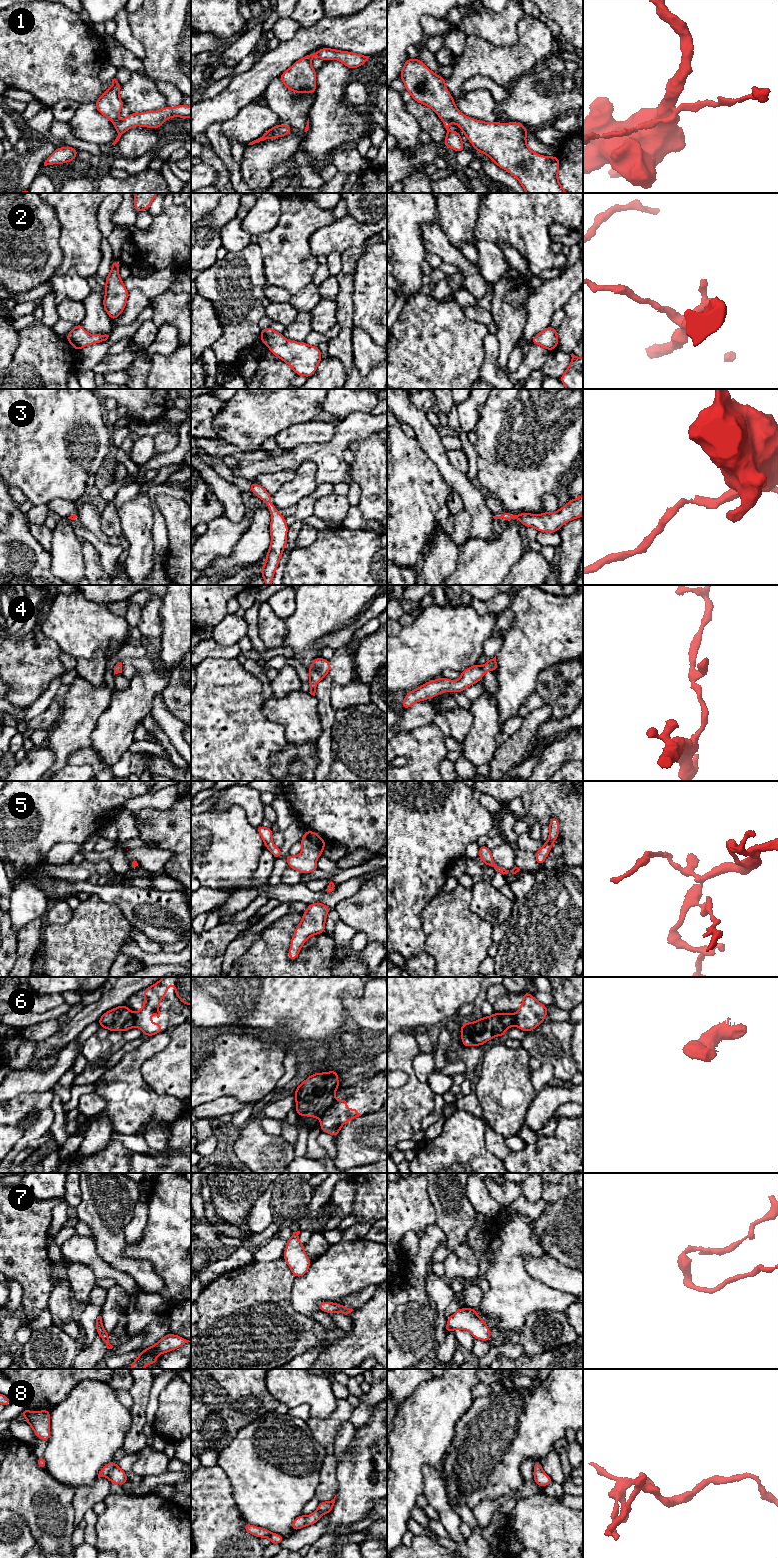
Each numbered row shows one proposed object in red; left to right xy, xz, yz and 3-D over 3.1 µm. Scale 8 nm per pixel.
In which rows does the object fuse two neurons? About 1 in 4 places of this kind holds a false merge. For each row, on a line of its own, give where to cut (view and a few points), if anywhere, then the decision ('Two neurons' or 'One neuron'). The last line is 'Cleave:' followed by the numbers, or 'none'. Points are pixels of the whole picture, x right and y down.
1: Split along yz (443, 120), (449, 122). Two neurons
2: No split. One neuron
3: No split. One neuron
4: No split. One neuron
5: No split. One neuron
6: Split along xz (334, 1100), (320, 1118). Two neurons
7: No split. One neuron
8: No split. One neuron
Cleave: 1, 6

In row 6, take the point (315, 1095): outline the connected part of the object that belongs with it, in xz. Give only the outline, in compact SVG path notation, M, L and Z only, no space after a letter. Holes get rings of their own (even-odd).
M334 1070L312 1074L295 1089L295 1110L299 1116L322 1117L335 1101L335 1092L340 1086L338 1073Z

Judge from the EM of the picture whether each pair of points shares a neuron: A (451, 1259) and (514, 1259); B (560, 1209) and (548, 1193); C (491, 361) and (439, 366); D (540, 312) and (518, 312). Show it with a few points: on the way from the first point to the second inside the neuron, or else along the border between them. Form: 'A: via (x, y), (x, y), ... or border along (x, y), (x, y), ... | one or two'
A: border along (454, 1250), (460, 1258), (474, 1263), (479, 1268) | two
B: border along (572, 1192), (547, 1204) | two
C: border along (484, 338), (485, 359), (480, 369), (479, 377) | two
D: border along (528, 296), (525, 302), (525, 325), (520, 335) | two

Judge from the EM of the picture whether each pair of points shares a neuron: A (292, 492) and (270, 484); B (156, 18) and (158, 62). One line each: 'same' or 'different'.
A: different
B: same

